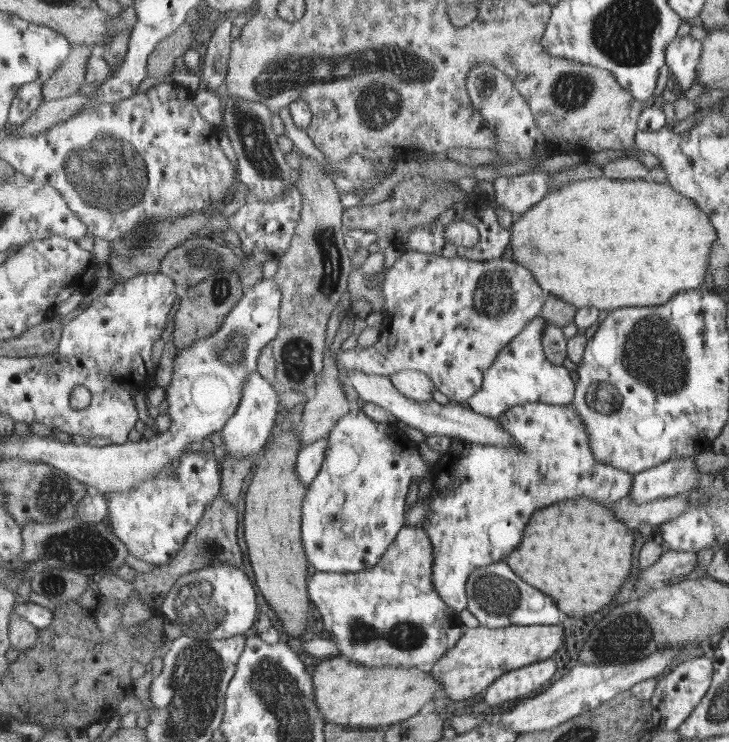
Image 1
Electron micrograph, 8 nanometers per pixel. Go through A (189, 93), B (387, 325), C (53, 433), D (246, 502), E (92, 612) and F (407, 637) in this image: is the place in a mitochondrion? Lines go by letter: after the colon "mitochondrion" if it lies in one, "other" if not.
A: other
B: other
C: other
D: other
E: other
F: mitochondrion

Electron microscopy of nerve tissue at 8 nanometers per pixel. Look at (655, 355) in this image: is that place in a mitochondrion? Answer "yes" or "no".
yes

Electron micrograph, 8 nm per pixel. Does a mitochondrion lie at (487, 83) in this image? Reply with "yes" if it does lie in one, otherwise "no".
no

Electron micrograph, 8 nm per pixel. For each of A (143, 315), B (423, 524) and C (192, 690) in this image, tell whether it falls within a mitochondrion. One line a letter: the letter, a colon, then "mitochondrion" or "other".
A: other
B: other
C: mitochondrion

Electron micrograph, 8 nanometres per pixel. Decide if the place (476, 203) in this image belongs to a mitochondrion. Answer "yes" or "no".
no

